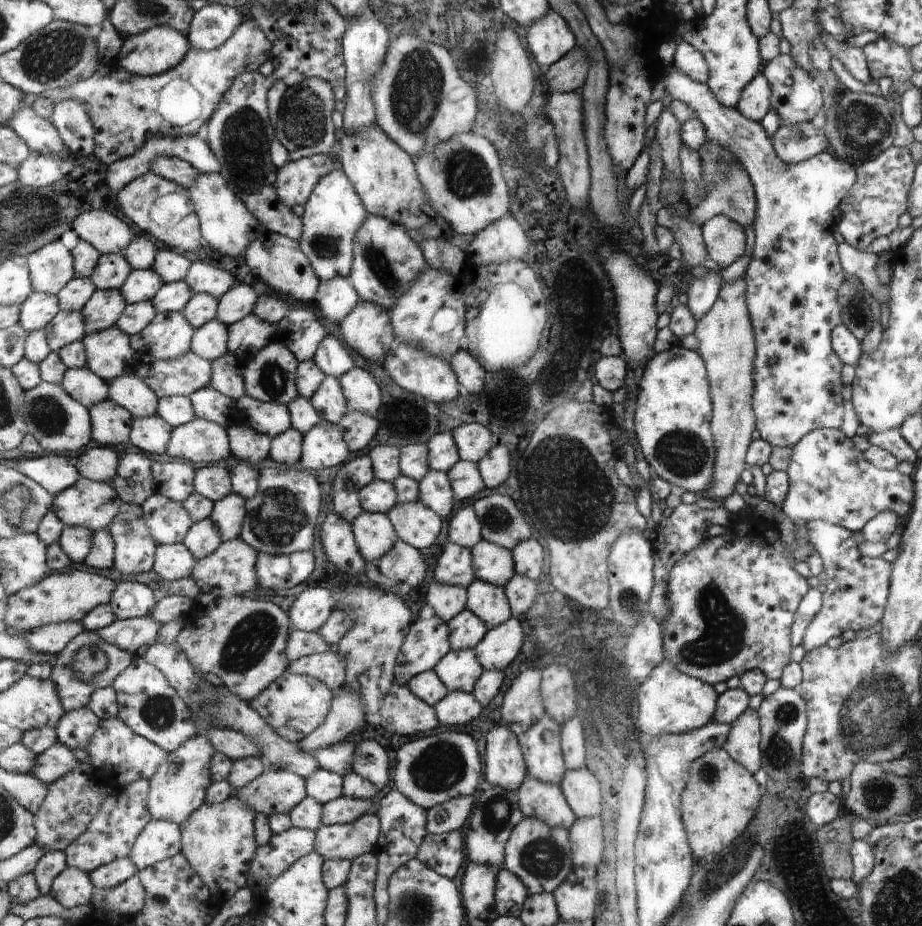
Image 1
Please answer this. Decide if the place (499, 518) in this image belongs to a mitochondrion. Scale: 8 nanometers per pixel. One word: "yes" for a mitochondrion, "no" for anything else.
yes

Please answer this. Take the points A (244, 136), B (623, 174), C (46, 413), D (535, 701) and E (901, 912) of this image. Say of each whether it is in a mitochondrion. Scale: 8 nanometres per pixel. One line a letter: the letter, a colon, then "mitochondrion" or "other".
A: mitochondrion
B: other
C: mitochondrion
D: other
E: mitochondrion

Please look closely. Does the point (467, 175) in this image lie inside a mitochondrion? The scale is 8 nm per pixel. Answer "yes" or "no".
yes

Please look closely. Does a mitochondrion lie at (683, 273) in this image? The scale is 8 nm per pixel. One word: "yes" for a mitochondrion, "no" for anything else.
no

